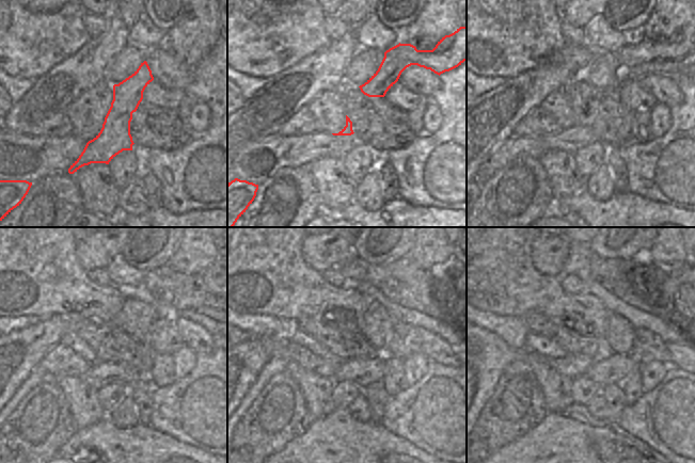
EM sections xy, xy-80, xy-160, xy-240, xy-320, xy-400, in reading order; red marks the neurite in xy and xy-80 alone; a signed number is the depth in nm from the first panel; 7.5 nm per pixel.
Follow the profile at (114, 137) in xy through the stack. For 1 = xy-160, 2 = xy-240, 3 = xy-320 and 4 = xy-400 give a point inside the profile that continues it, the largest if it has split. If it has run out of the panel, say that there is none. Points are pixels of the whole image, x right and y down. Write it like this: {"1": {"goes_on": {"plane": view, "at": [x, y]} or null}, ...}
{"1": {"goes_on": {"plane": "xy-160", "at": [668, 58]}}, "2": {"goes_on": {"plane": "xy-240", "at": [205, 276]}}, "3": {"goes_on": {"plane": "xy-320", "at": [444, 271]}}, "4": {"goes_on": null}}

